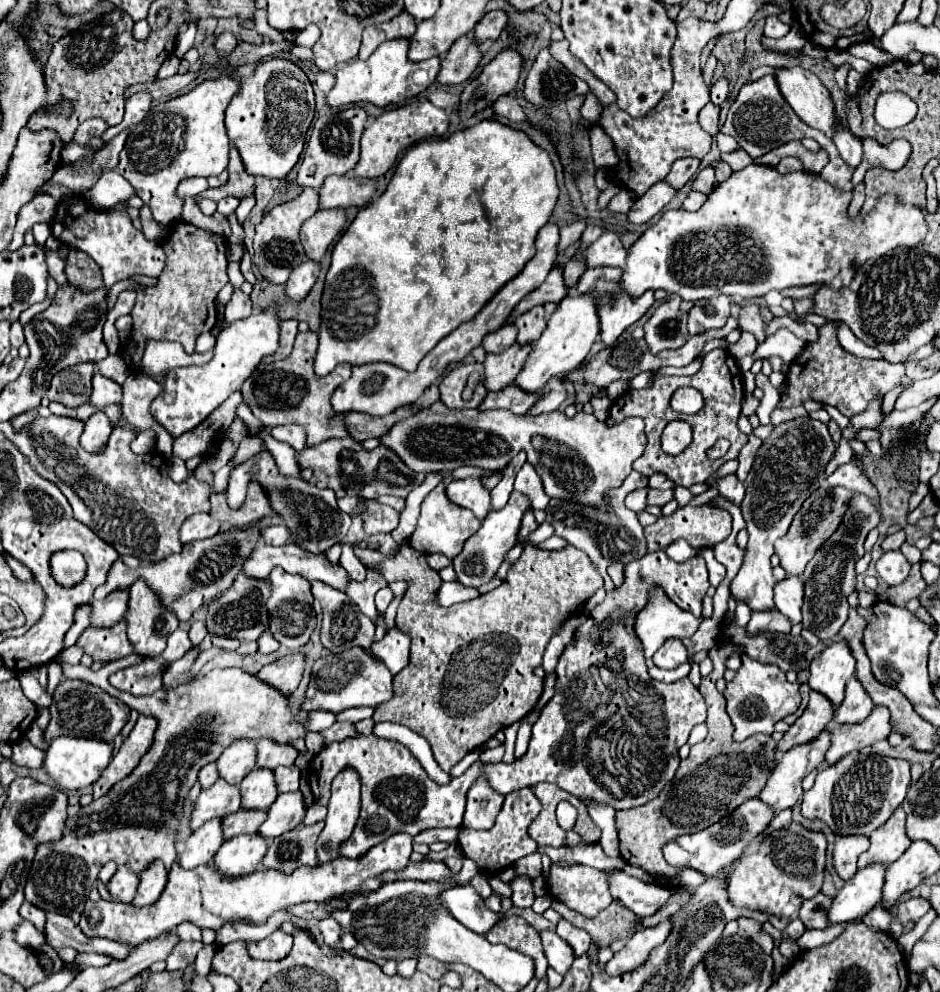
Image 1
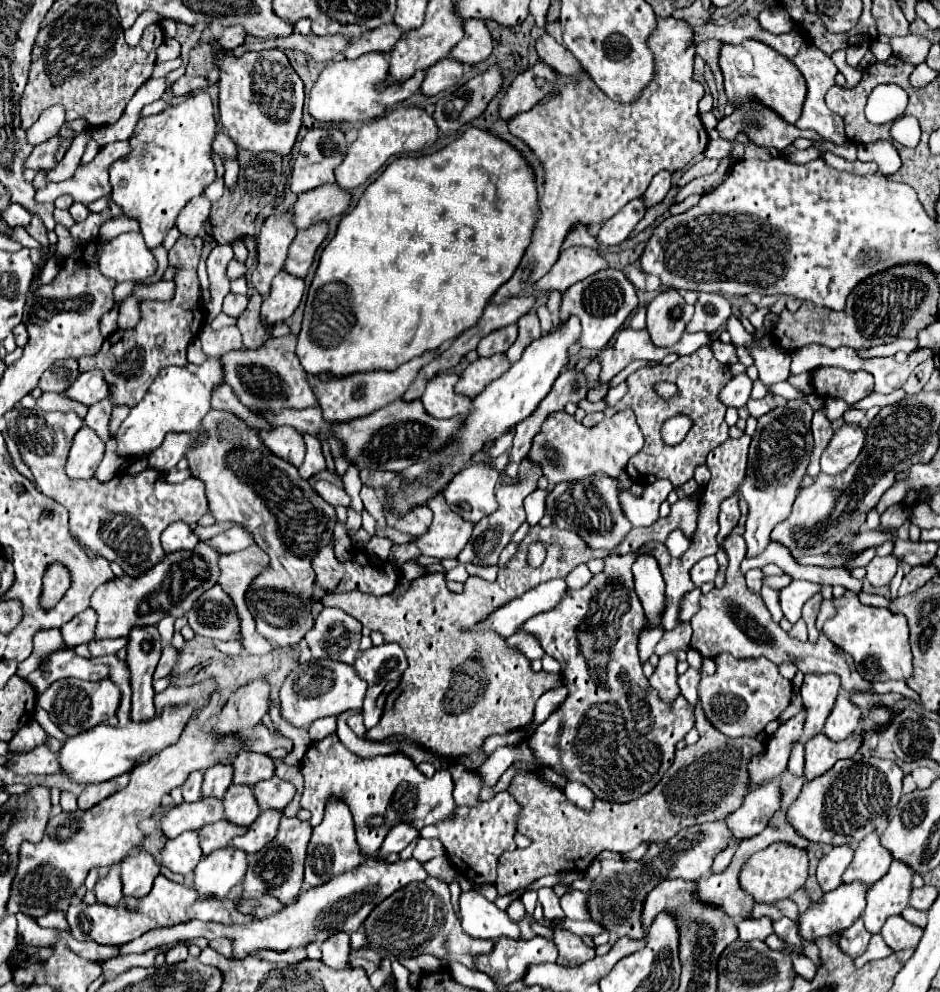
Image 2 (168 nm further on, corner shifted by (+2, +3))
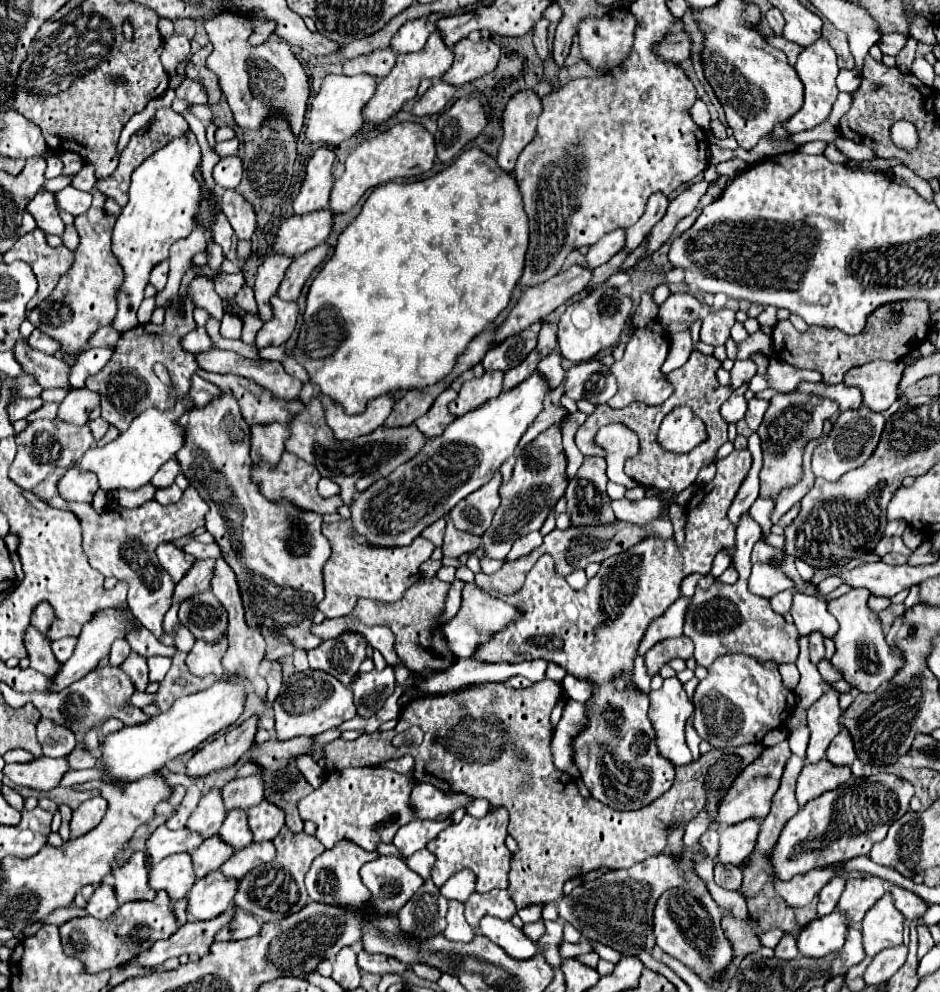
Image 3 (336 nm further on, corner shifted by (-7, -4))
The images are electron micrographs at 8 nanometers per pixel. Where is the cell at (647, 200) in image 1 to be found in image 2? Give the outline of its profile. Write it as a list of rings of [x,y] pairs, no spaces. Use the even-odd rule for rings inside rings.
[[[637,197],[629,201],[617,215],[613,215],[607,223],[603,223],[601,231],[597,233],[597,239],[603,245],[617,245],[629,237],[629,233],[635,229],[635,225],[643,219],[647,207],[643,203],[643,197]]]

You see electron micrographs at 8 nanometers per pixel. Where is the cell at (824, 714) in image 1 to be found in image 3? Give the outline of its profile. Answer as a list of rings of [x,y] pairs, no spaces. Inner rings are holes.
[[[786,742],[776,744],[772,748],[764,748],[764,752],[736,776],[734,784],[722,796],[722,800],[718,802],[718,810],[714,814],[714,822],[732,826],[732,824],[744,822],[748,818],[764,820],[766,814],[770,812],[770,800],[772,800],[772,796],[778,790],[778,782],[782,778],[782,770],[784,770],[786,758],[790,758],[790,750],[788,750]]]

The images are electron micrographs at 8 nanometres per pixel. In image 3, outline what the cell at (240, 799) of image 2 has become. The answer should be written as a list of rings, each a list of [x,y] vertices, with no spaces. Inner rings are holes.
[[[230,810],[226,820],[222,822],[218,836],[222,842],[232,846],[234,850],[242,850],[250,844],[250,830],[246,826],[246,812],[244,810]]]

